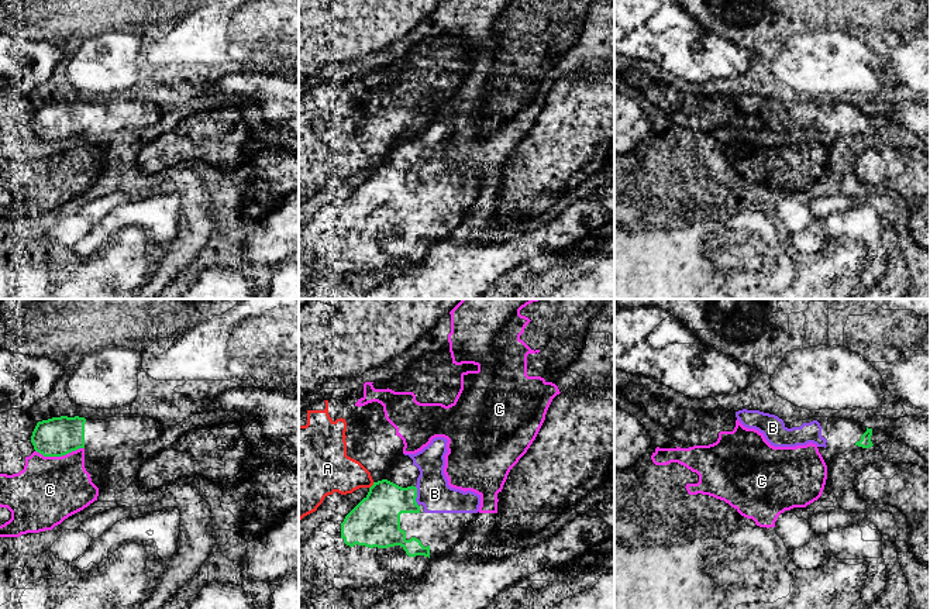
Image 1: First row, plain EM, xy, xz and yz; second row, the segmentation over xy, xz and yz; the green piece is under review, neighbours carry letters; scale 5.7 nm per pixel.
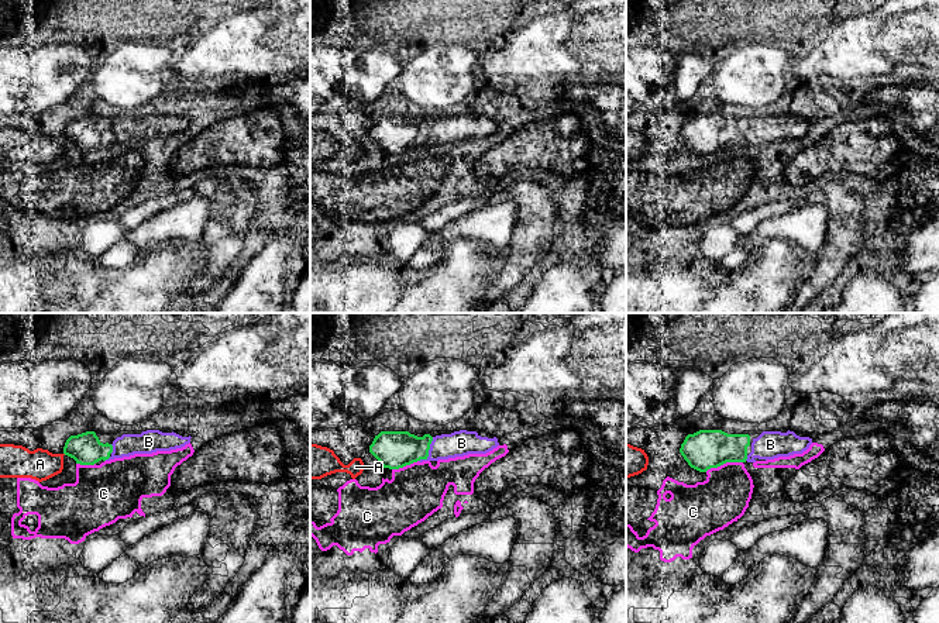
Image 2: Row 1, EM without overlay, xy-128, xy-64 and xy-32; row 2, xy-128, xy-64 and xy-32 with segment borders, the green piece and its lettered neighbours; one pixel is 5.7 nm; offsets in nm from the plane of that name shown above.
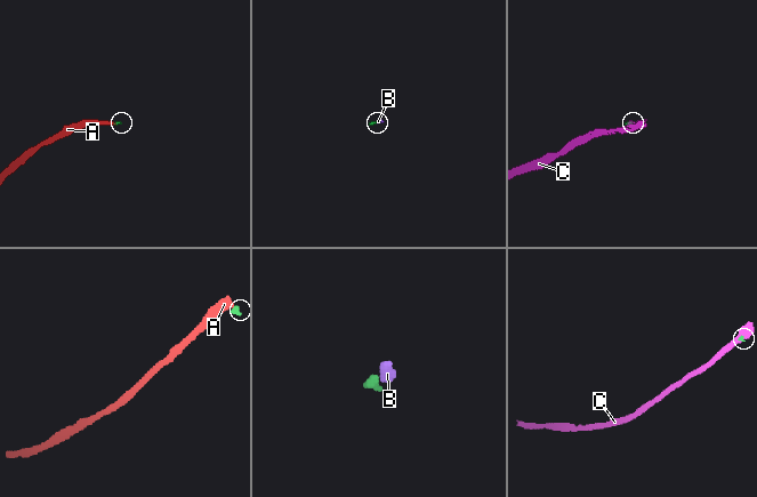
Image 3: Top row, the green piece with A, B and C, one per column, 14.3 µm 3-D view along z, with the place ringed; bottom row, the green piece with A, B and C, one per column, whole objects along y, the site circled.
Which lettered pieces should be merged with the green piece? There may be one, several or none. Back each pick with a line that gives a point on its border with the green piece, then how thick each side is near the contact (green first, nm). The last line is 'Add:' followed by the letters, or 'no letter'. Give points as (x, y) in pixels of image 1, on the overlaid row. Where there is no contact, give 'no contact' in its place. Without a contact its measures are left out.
B: contact xz (416, 496); calibres 260 and 190 nm
Add: B

